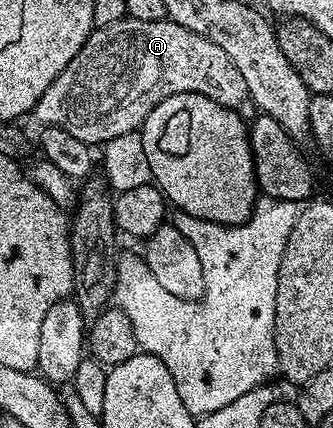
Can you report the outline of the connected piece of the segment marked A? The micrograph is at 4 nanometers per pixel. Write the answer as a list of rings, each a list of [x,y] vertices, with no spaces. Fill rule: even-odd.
[[[125,17],[114,21],[114,25],[92,30],[87,41],[74,53],[70,65],[66,65],[66,69],[54,77],[50,89],[42,93],[35,105],[34,116],[44,127],[66,129],[66,133],[78,141],[103,145],[114,137],[122,137],[122,133],[136,131],[143,124],[144,118],[152,112],[154,105],[178,93],[198,93],[229,109],[239,108],[239,103],[248,99],[242,73],[234,69],[230,57],[226,57],[226,53],[222,53],[214,41],[206,41],[206,37],[167,17],[162,21],[138,21]]]

